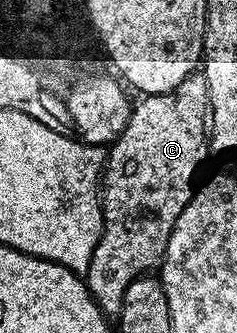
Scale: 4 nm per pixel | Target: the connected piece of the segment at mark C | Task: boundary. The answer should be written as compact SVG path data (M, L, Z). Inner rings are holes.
M194 73L178 87L167 93L146 95L132 104L129 120L120 137L108 148L105 170L99 187L101 192L101 216L105 224L99 237L99 245L95 245L95 253L91 257L91 265L83 276L91 297L97 302L97 308L107 317L121 314L123 293L127 293L127 285L152 269L160 268L165 261L167 241L173 232L175 221L179 221L179 213L191 201L198 186L197 174L201 166L209 159L211 152L211 135L207 130L209 115L209 90L204 74Z

